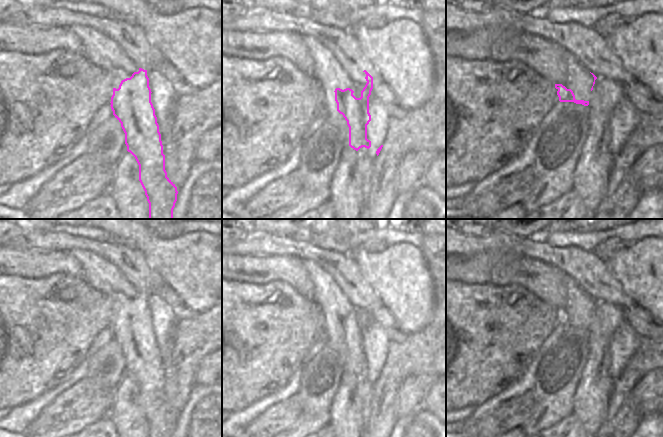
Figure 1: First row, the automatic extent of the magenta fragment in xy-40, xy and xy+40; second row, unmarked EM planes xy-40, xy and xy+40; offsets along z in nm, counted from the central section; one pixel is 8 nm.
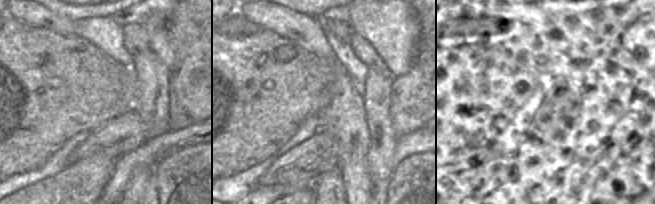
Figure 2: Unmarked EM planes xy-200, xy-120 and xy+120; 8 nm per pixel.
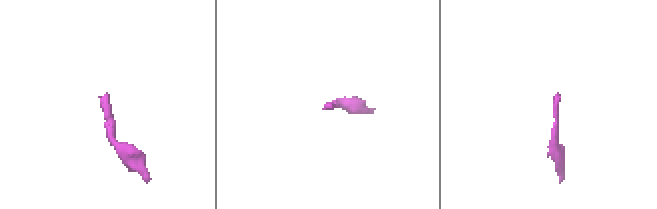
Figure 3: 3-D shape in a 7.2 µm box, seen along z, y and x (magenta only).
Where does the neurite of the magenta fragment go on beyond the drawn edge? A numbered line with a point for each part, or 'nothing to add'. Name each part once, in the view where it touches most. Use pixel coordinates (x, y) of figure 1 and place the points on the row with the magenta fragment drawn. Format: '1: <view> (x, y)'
1: xy-40 (112, 54)

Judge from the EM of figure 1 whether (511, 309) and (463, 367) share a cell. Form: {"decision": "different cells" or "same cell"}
{"decision": "same cell"}

